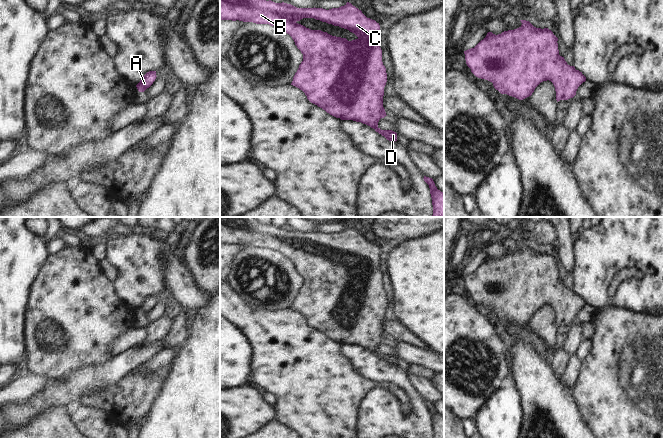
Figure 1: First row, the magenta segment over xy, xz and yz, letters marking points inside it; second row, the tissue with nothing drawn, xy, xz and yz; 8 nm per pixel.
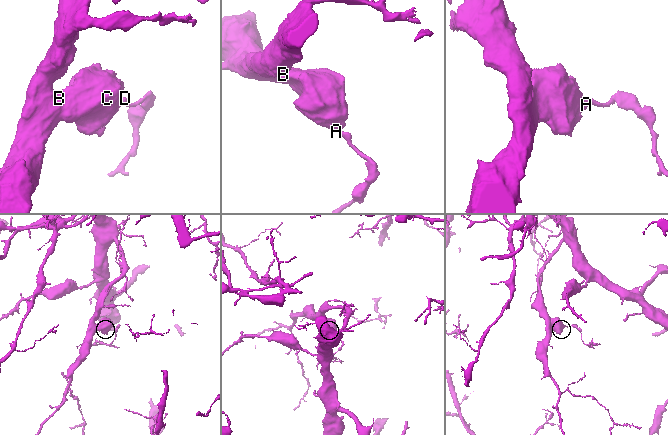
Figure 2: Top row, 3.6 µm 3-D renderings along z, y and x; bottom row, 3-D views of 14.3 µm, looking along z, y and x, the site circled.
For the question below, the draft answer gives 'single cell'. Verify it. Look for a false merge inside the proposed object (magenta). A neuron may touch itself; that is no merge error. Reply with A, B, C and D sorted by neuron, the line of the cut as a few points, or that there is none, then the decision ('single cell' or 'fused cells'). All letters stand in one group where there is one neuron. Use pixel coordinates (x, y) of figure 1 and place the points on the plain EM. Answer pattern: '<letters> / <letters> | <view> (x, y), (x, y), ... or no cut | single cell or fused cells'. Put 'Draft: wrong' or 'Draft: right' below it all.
A B C D | no cut | single cell
Draft: right

